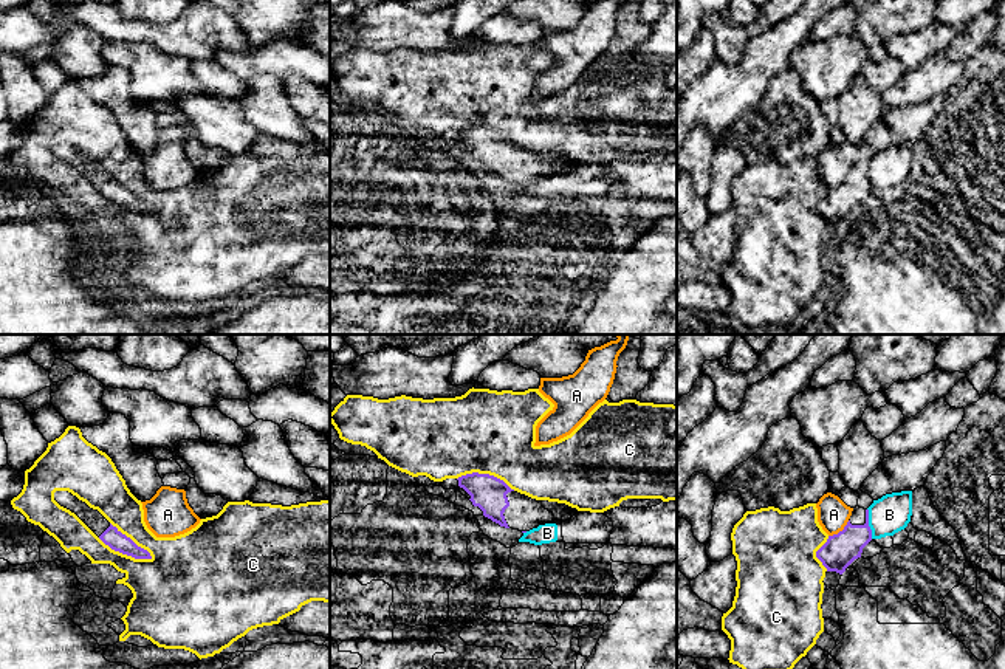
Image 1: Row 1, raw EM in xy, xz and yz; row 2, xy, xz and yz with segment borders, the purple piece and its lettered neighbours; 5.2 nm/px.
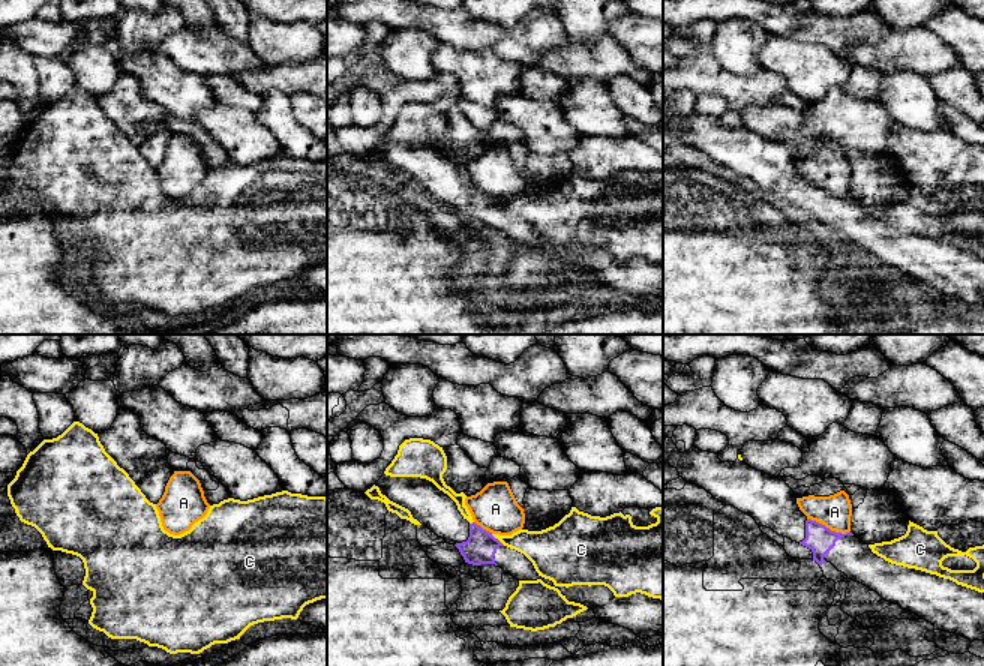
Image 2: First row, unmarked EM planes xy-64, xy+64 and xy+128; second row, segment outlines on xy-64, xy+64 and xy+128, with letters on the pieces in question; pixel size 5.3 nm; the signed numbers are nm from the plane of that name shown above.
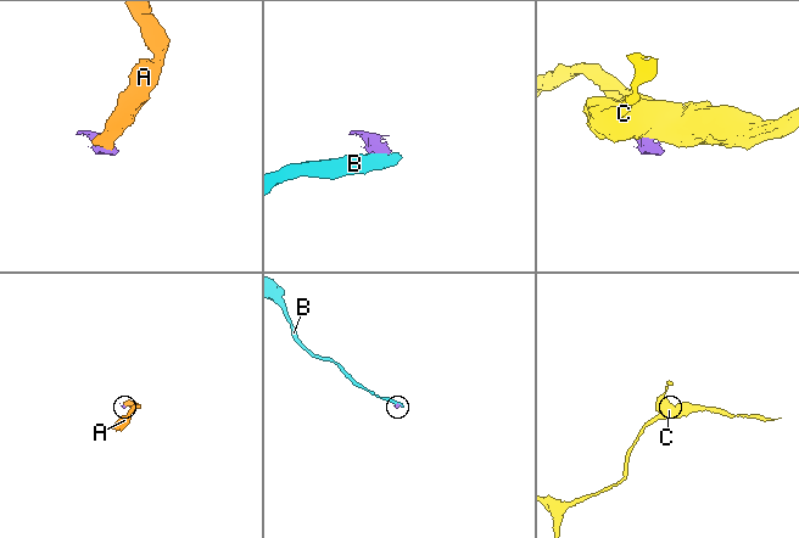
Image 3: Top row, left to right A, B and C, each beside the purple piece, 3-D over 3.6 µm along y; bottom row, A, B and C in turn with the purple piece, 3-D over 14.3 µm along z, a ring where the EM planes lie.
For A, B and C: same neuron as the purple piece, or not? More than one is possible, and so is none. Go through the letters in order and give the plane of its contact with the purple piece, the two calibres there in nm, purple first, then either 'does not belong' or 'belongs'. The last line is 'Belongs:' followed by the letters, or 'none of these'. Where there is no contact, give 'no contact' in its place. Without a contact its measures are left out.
A: yz | 170/160 nm | does not belong
B: yz | 170/200 nm | does not belong
C: xy | 100/300 nm | does not belong
Belongs: none of these

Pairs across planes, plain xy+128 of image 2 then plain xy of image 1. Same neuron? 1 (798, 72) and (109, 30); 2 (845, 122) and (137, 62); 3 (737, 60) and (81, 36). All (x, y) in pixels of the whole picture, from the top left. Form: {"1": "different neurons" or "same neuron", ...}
{"1": "different neurons", "2": "different neurons", "3": "same neuron"}

